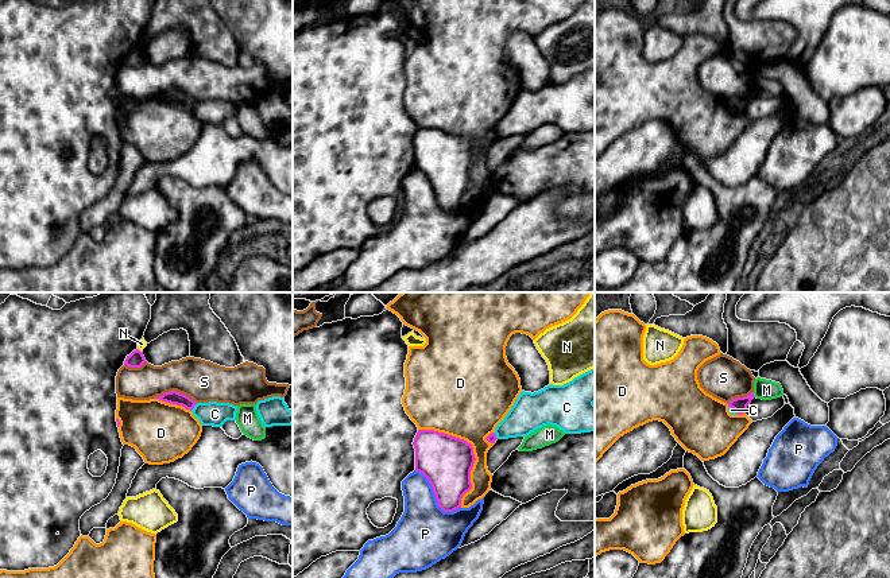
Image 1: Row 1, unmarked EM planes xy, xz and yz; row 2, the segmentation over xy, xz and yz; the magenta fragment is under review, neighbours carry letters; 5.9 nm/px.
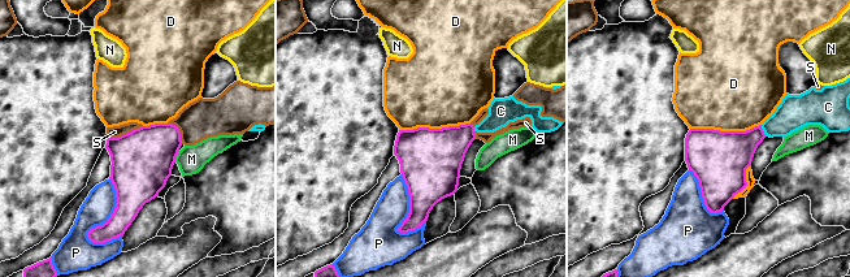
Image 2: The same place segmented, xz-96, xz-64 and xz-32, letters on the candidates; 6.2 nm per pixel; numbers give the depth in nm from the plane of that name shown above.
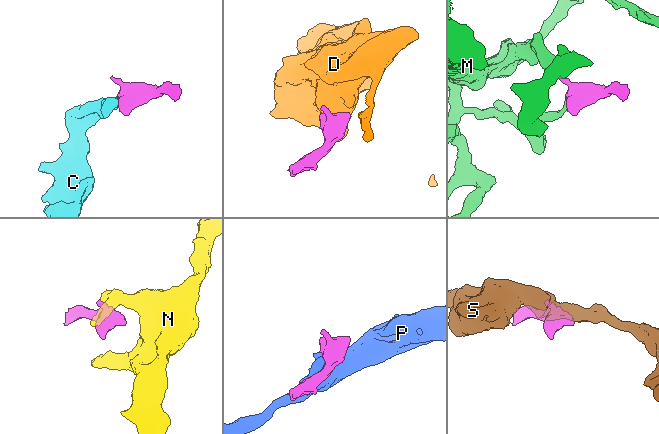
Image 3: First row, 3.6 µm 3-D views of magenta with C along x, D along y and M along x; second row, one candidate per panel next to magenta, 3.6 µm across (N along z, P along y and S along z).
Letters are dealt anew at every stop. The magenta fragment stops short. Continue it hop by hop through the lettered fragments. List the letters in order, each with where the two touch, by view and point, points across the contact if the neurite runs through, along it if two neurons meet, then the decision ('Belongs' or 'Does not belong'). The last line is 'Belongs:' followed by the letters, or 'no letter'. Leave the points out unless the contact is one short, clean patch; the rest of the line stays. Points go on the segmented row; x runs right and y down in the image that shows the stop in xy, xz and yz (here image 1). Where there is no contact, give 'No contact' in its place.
C: Touches magenta at xy (193, 407). Boundary: xy (197, 403), (190, 410). Does not belong
D: Touches magenta at xz (472, 450). Does not belong
M: Touches magenta at yz (753, 395). Boundary: yz (753, 392), (755, 396). Does not belong
N: Touches magenta at xy (139, 350). Boundary: xy (138, 348), (142, 352). Does not belong
P: Touches magenta at xz (436, 497). Does not belong
S: Touches magenta at xy (174, 391). Does not belong
Belongs: no letter

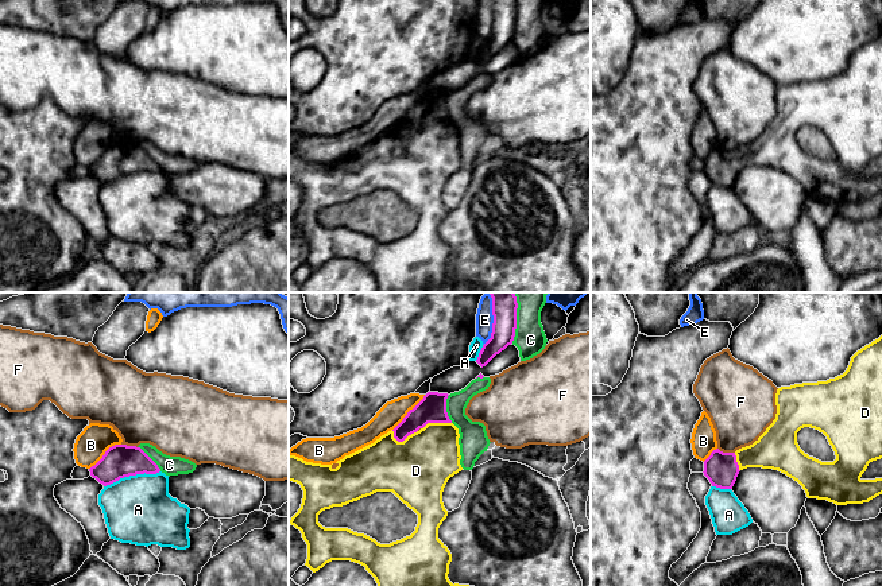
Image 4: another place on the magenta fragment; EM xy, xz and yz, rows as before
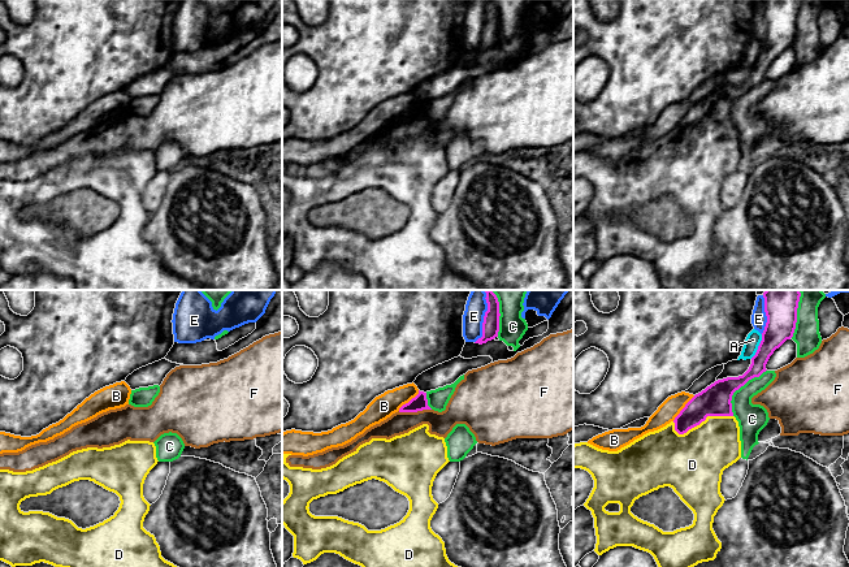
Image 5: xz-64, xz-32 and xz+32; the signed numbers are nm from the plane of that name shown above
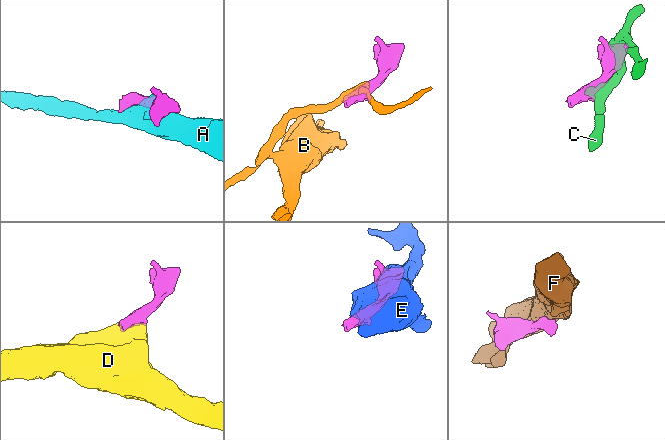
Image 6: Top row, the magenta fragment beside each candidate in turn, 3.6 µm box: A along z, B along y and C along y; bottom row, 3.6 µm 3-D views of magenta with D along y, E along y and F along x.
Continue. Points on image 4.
A: Touches magenta at xy (131, 474). Does not belong
B: Touches magenta at xz (407, 412). Boundary: xz (425, 395), (393, 430). Does not belong
C: Touches magenta at xz (515, 318). Does not belong
D: Touches magenta at xz (402, 441). Belongs
E: Touches magenta at xz (494, 318). Boundary: xz (488, 292), (491, 298), (492, 332), (484, 344). Does not belong
F: Touches magenta at yz (726, 453). Does not belong
Belongs: D

